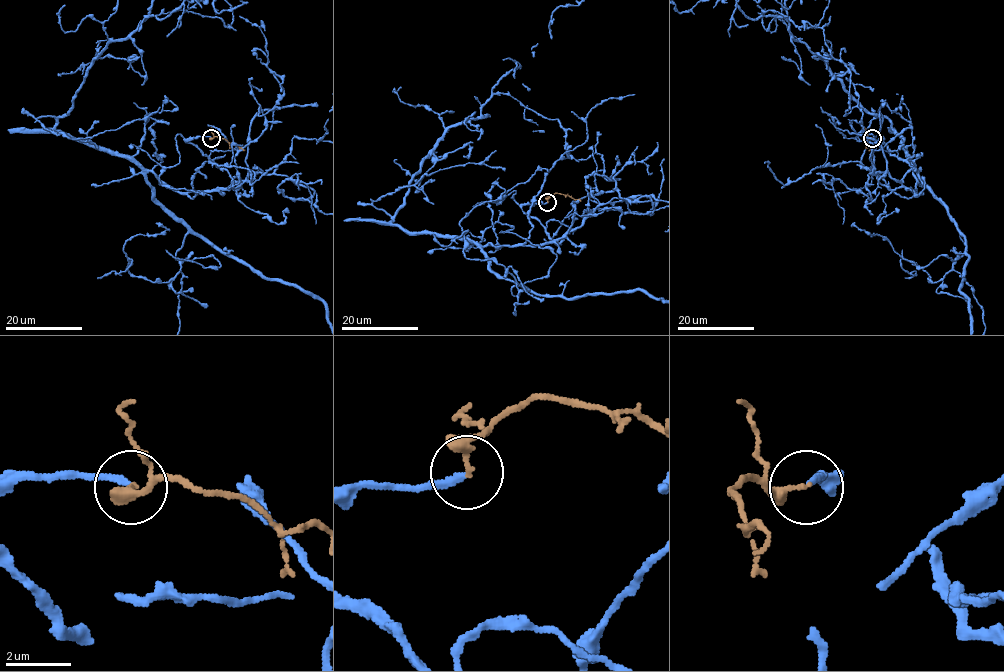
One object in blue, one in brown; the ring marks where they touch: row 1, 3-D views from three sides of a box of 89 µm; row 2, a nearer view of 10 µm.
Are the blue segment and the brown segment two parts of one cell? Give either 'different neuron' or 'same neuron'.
different neuron

